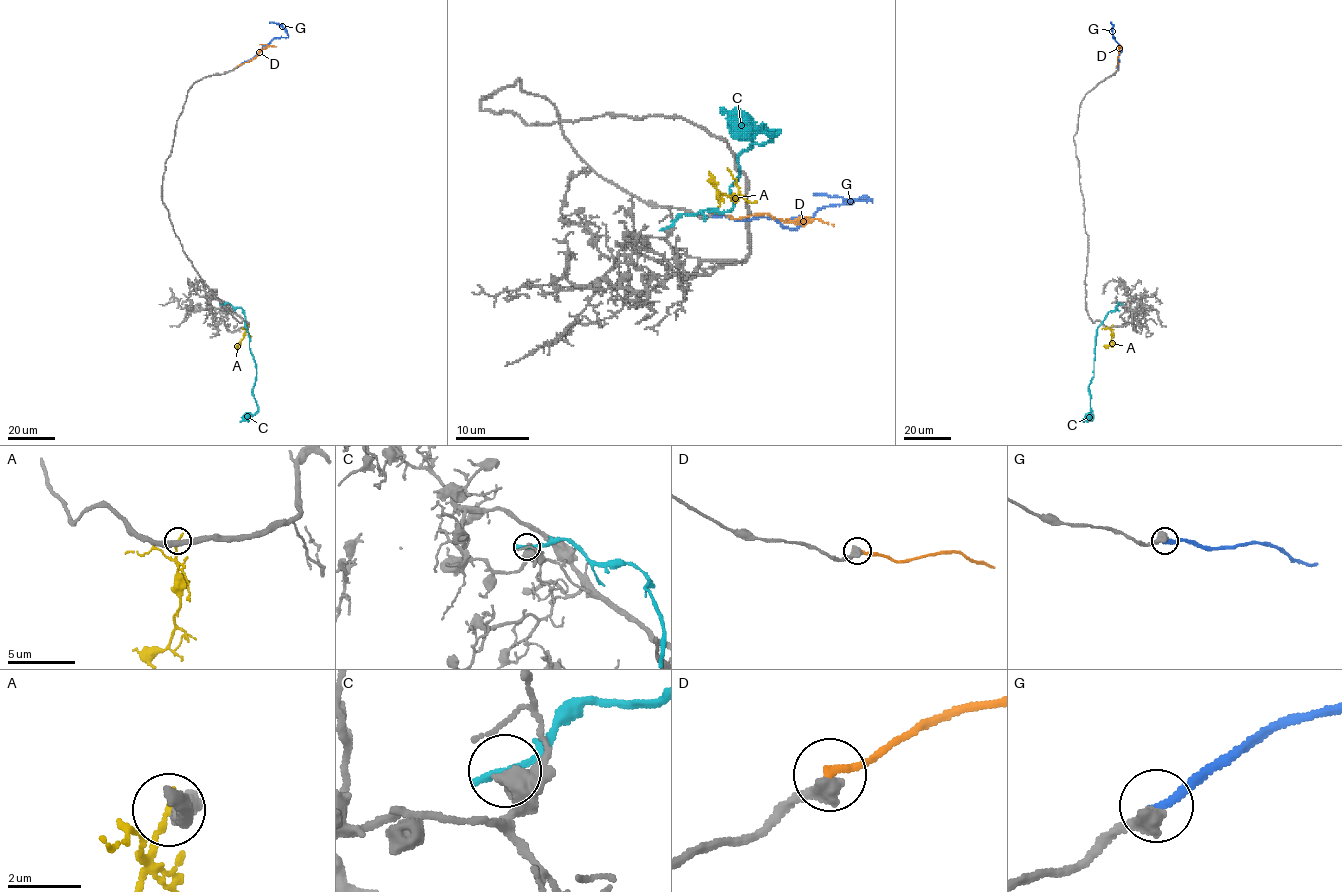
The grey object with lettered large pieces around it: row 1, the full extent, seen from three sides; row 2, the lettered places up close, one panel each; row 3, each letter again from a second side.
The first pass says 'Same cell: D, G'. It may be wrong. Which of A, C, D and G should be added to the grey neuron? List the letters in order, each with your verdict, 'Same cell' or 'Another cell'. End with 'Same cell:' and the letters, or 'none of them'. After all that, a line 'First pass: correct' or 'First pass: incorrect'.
A: Another cell
C: Another cell
D: Another cell
G: Same cell
Same cell: G
First pass: incorrect

